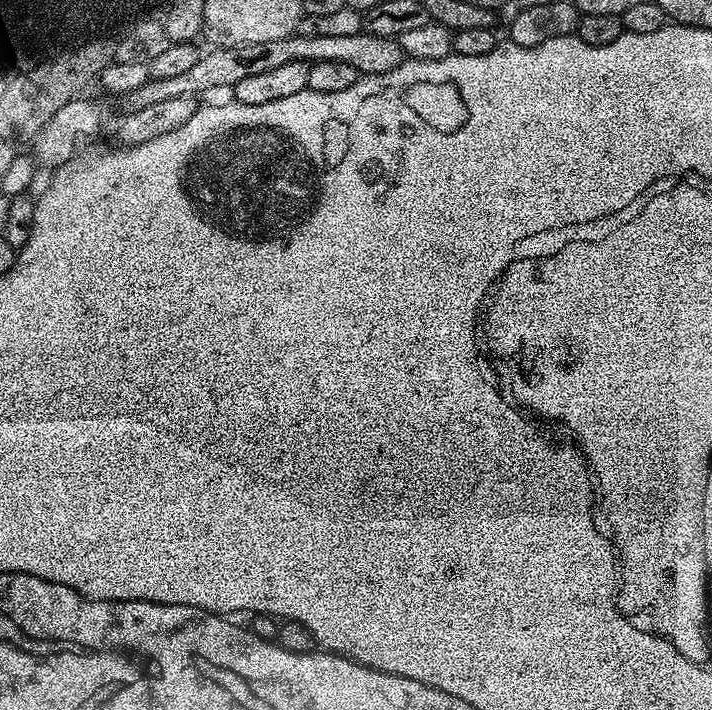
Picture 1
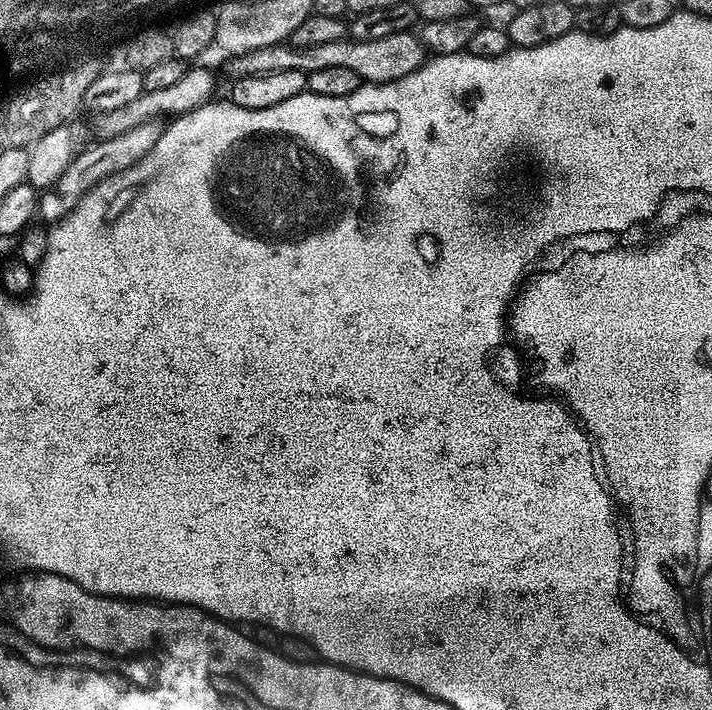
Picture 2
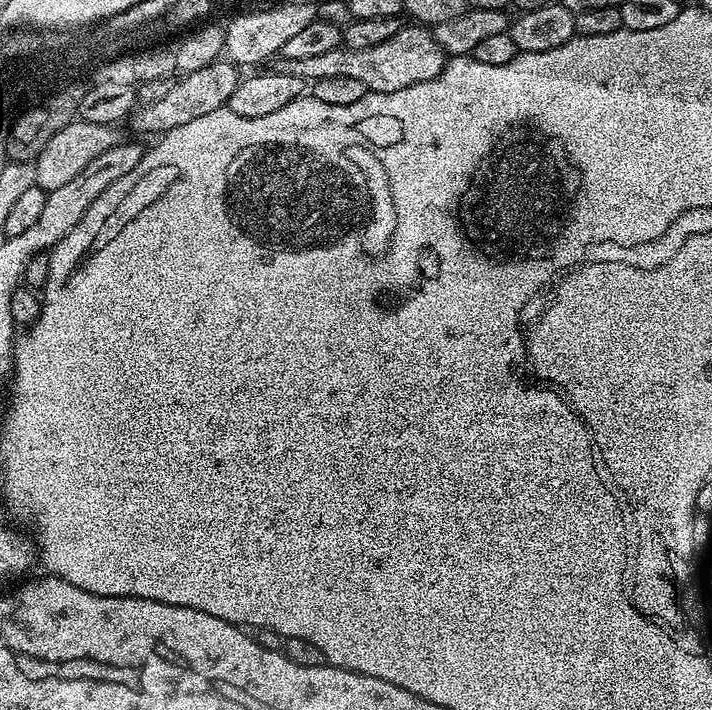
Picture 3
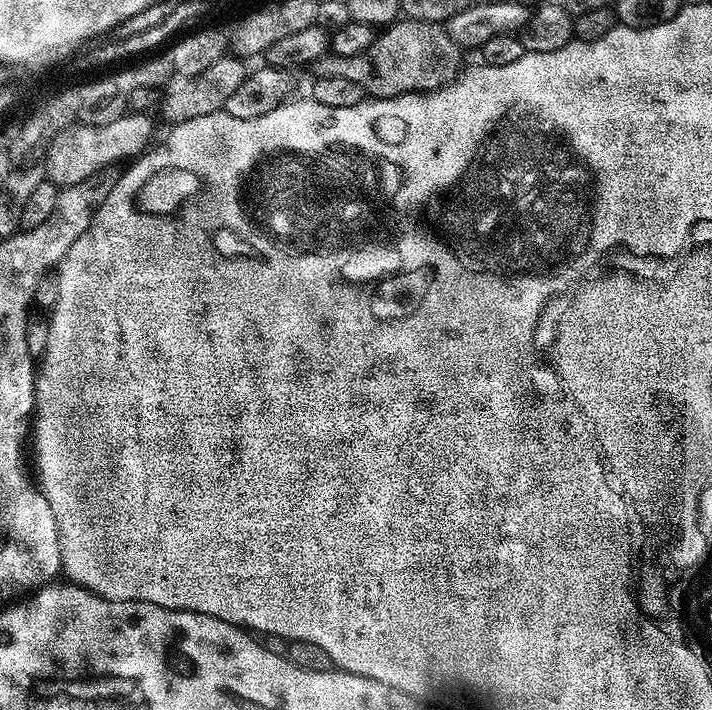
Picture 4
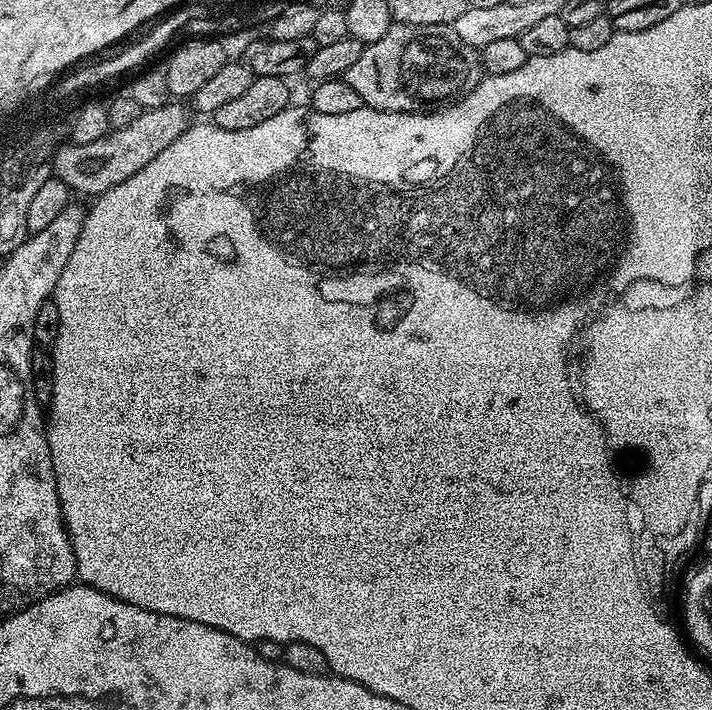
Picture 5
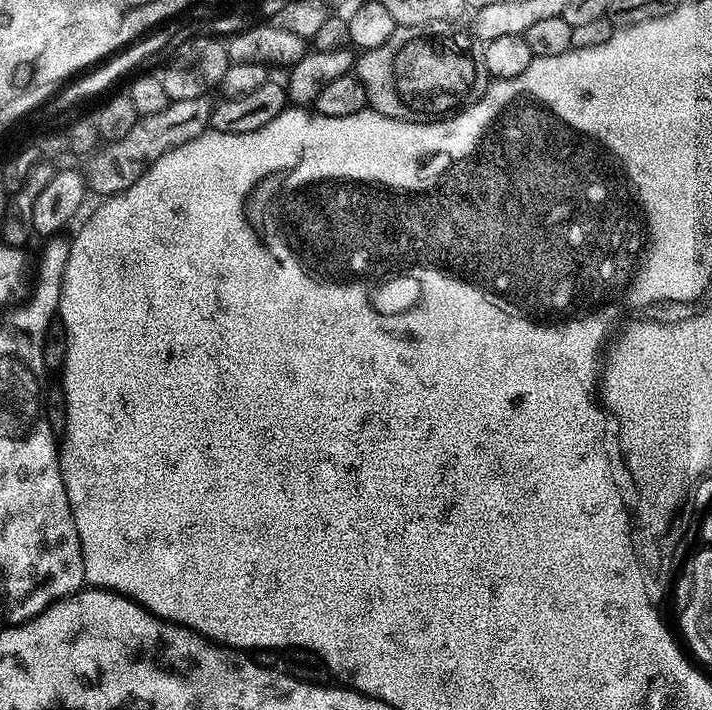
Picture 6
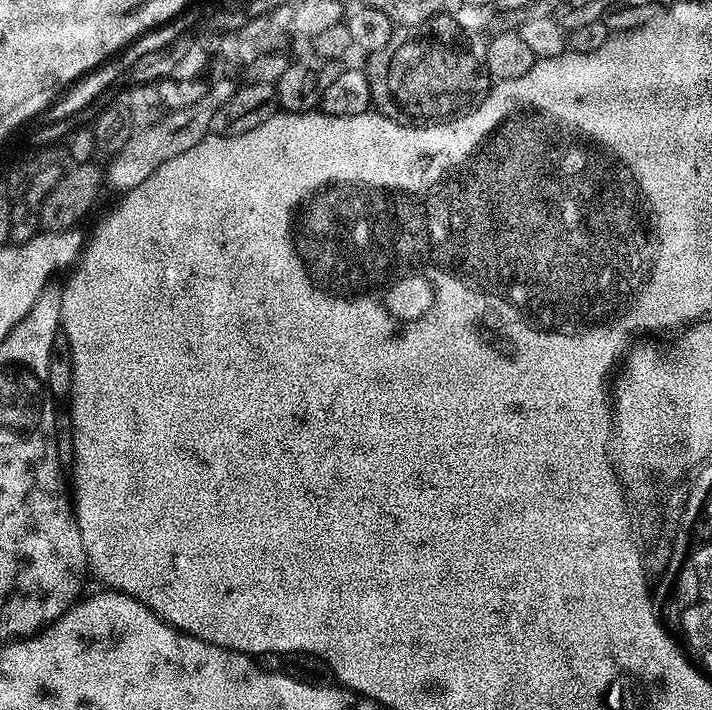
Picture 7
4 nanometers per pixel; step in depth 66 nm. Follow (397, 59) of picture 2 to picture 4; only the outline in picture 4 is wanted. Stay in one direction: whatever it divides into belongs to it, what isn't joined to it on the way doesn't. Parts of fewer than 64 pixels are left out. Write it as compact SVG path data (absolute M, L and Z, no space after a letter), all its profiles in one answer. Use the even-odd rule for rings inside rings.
M407 18L401 19L399 22L393 23L391 26L385 27L383 31L377 35L376 40L372 44L372 47L368 49L367 53L362 56L334 56L326 55L320 60L315 60L310 66L310 72L313 77L319 78L321 76L341 76L342 78L350 78L350 82L358 82L358 86L362 86L362 90L369 97L379 98L386 100L391 96L401 96L407 92L428 92L433 88L439 88L441 84L449 83L457 75L458 67L456 68L456 63L459 62L460 56L462 56L461 49L457 48L456 44L449 39L447 31L439 24L427 24L421 20L410 20Z

